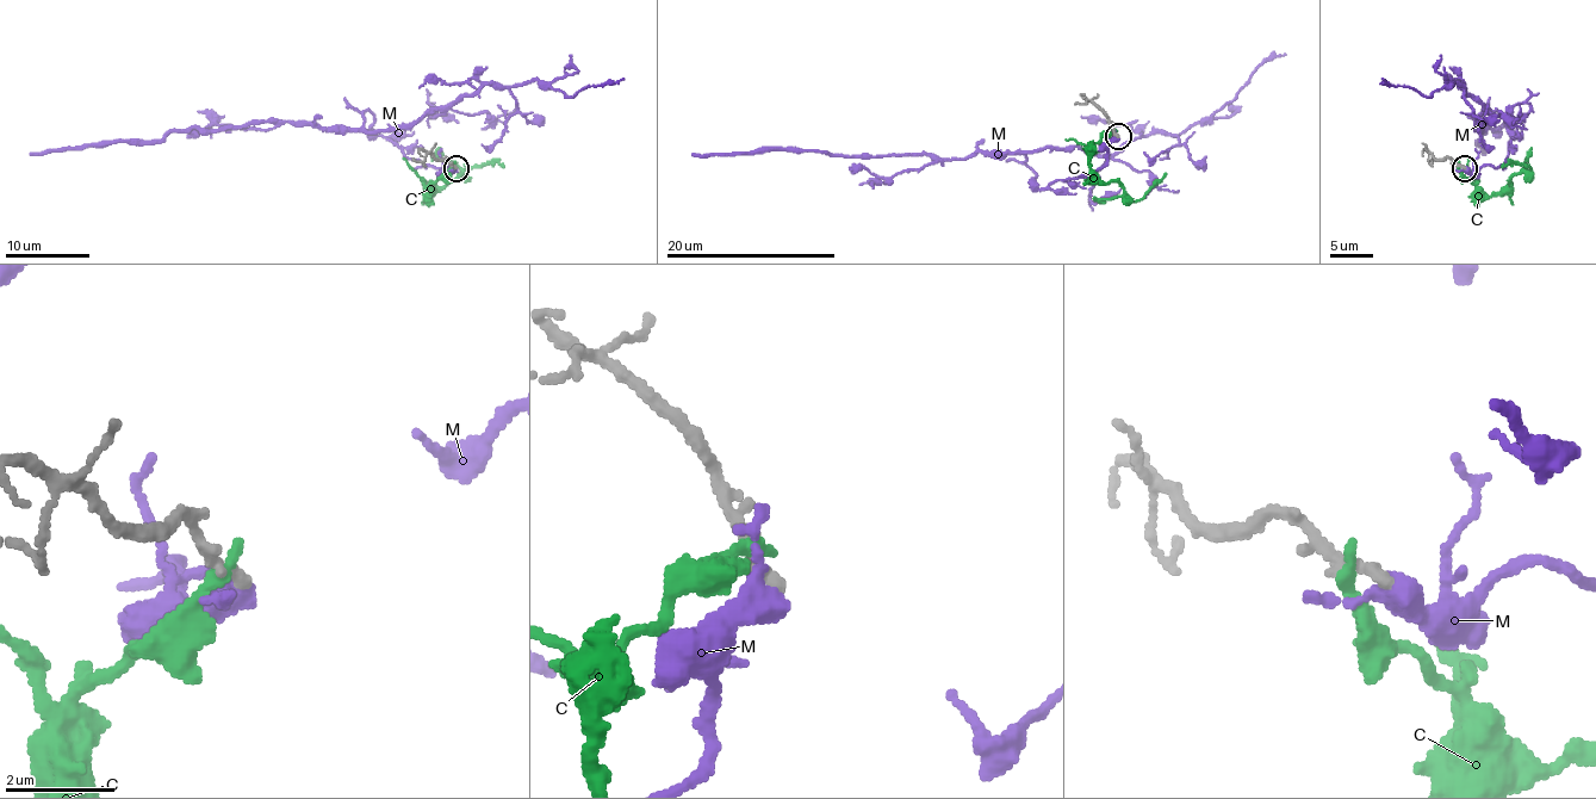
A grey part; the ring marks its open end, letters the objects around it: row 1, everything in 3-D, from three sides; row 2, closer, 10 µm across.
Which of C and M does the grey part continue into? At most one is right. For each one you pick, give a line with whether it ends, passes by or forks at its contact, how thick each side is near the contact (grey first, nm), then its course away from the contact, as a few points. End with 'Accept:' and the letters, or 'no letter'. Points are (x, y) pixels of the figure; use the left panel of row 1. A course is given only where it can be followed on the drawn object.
Accept: no letter

